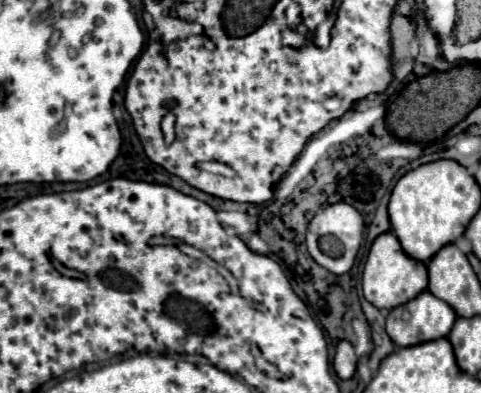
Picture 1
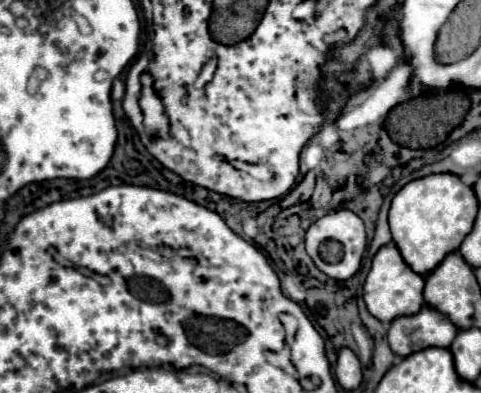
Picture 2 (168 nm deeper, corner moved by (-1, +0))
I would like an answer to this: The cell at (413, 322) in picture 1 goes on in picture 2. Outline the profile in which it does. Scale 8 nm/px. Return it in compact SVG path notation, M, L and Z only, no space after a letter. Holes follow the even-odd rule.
M423 307L417 315L399 317L389 327L389 347L395 355L407 357L427 347L449 347L457 329L441 313Z

